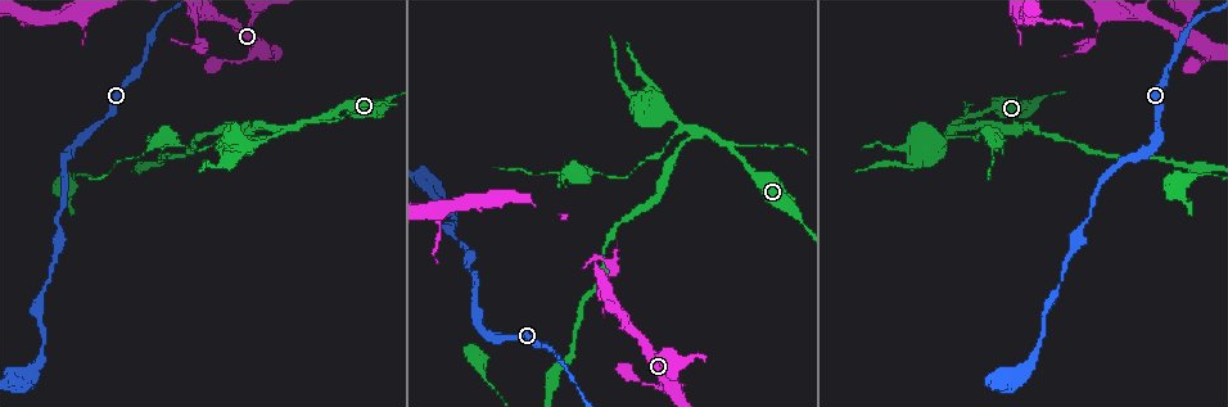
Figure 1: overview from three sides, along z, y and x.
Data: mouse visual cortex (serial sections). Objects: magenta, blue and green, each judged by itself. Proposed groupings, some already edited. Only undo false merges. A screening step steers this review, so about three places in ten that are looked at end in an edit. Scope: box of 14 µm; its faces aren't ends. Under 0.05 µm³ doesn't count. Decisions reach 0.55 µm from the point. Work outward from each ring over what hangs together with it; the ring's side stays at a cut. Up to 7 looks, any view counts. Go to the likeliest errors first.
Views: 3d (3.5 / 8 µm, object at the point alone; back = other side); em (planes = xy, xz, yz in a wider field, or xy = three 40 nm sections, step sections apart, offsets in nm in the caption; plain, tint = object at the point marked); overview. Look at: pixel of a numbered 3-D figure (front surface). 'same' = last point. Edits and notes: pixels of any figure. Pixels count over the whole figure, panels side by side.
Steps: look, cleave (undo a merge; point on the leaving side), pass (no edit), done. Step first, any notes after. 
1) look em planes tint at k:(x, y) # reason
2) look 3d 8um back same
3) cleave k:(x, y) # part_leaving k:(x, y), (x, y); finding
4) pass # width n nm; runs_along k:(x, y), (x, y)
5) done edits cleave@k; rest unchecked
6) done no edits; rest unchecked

look 3d 8um at 1:(700, 130) # arms part here

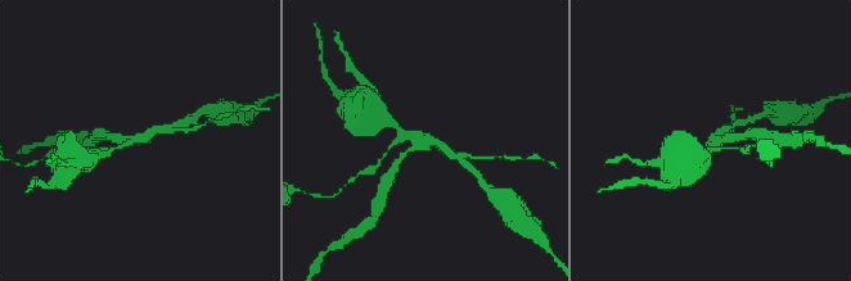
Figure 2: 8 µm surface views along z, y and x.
look 3d 3.5um at 2:(719, 139)

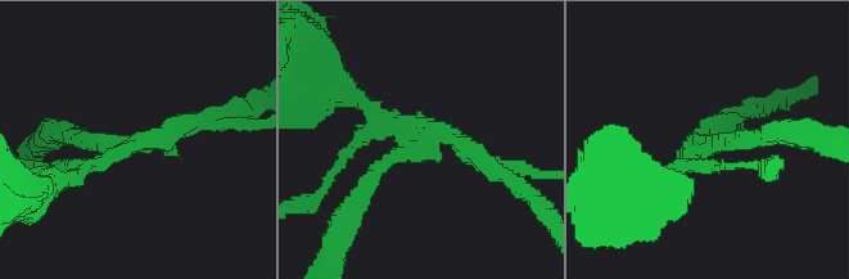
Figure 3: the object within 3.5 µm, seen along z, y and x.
look em xy step 5 tint at 3:(702, 143) # arms 3; arm_widths 200, 200, 250 nm

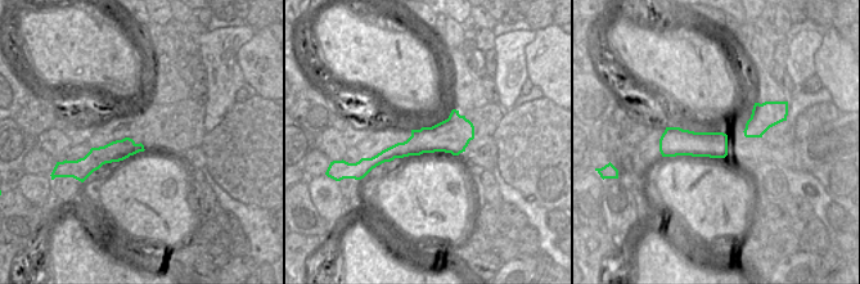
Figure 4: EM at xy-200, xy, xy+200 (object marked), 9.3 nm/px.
cleave 3:(366, 193) # part_leaving 3:(391, 158), (351, 207), (328, 260); a second cell is stuck on

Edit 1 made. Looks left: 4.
look 3d 3.5um at 1:(198, 21) # calibre changes

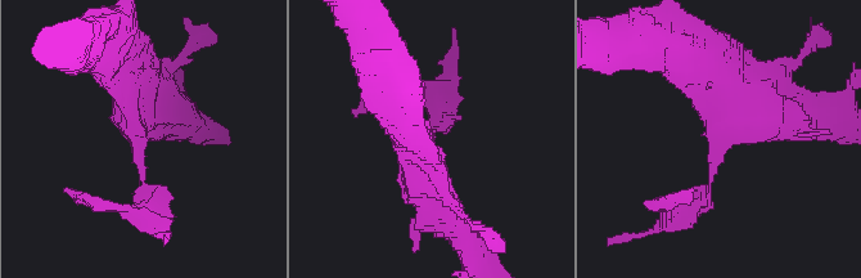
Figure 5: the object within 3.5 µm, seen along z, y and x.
look em planes tint at 5:(717, 140) # arm_widths 150, 500 nm

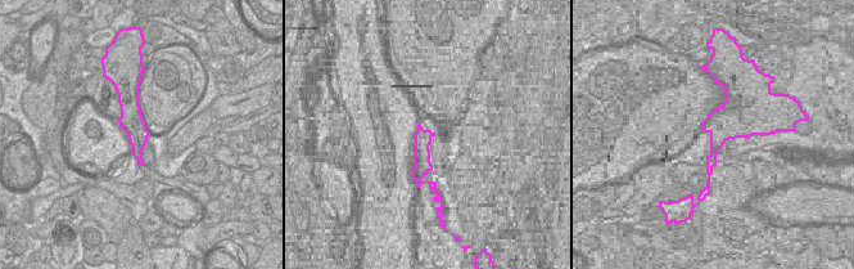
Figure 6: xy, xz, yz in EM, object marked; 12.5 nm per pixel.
pass # runs_along 6:(131, 95), (139, 157); continuous, no second cell

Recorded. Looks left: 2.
look 3d 8um at 1:(245, 146)

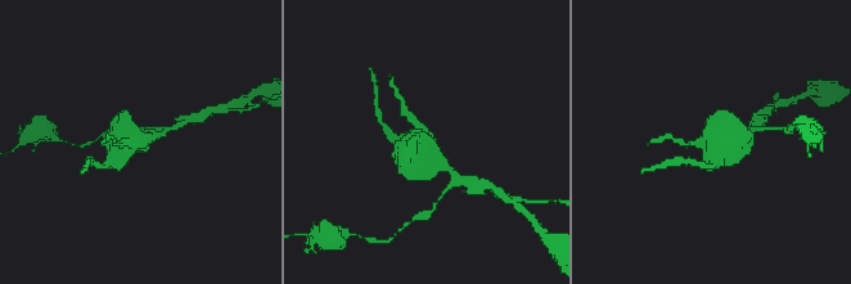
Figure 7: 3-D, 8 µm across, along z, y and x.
look em xy step 2 tint at 7:(420, 142)

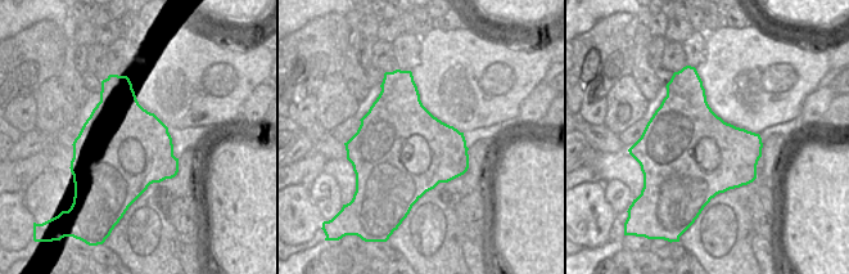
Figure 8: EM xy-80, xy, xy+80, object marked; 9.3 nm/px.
pass # runs_along 7:(160, 134), (126, 142), (104, 166); continuous, no second cell

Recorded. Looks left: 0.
done edits cleave@3; rest unchecked

